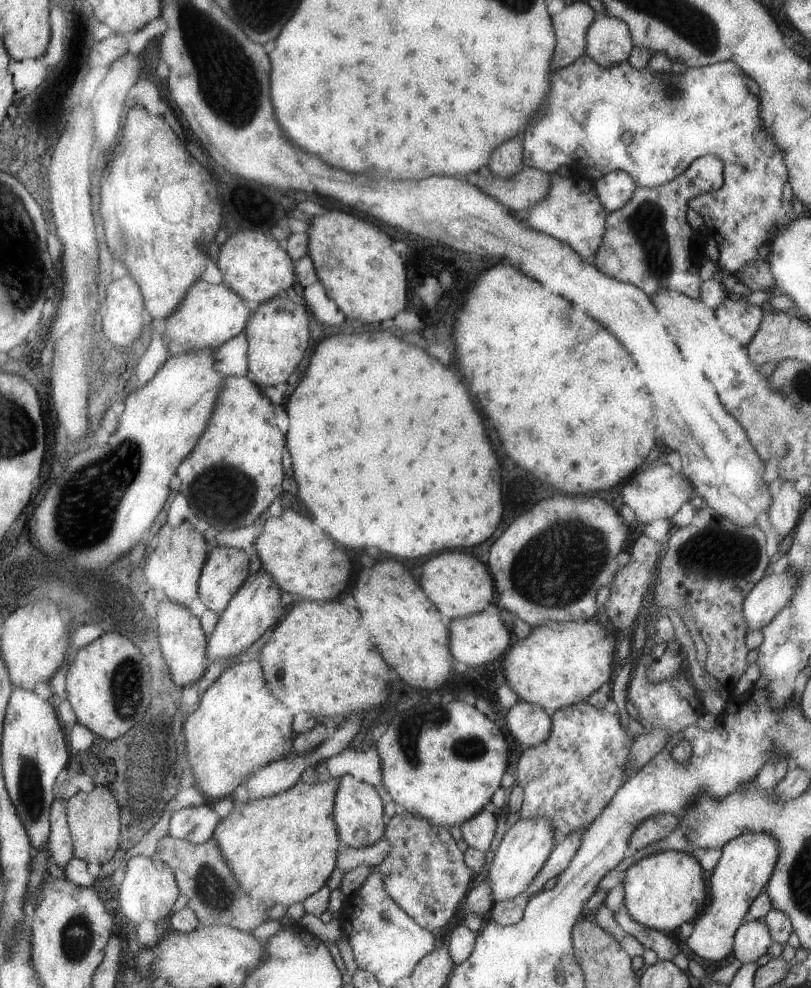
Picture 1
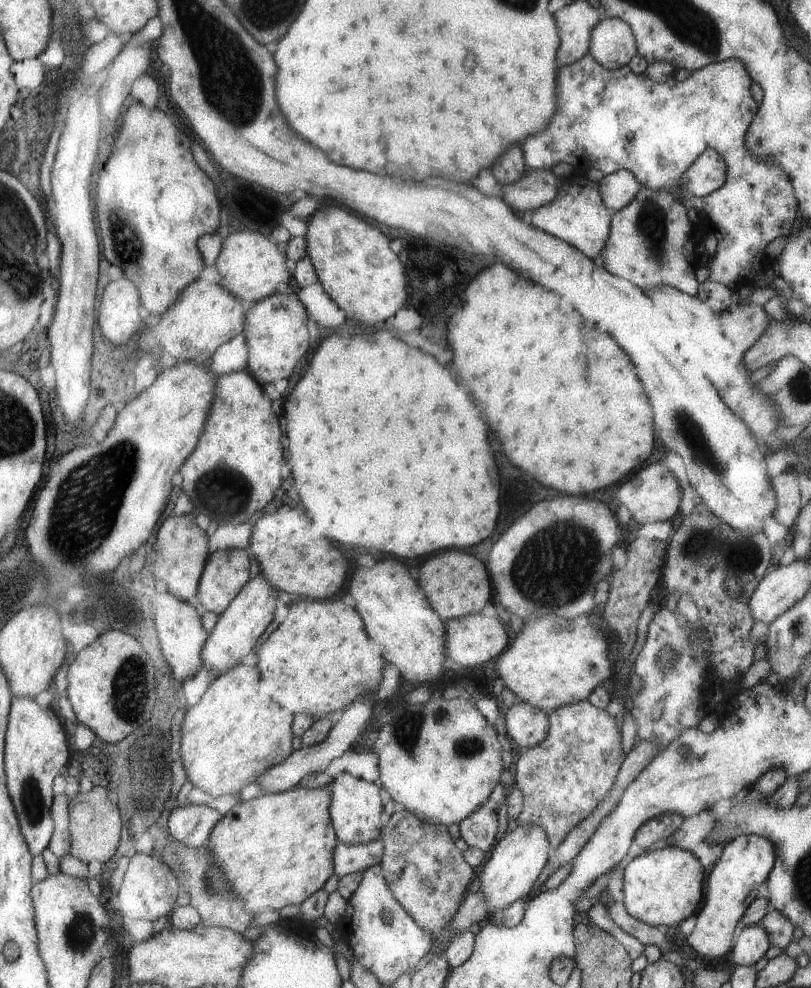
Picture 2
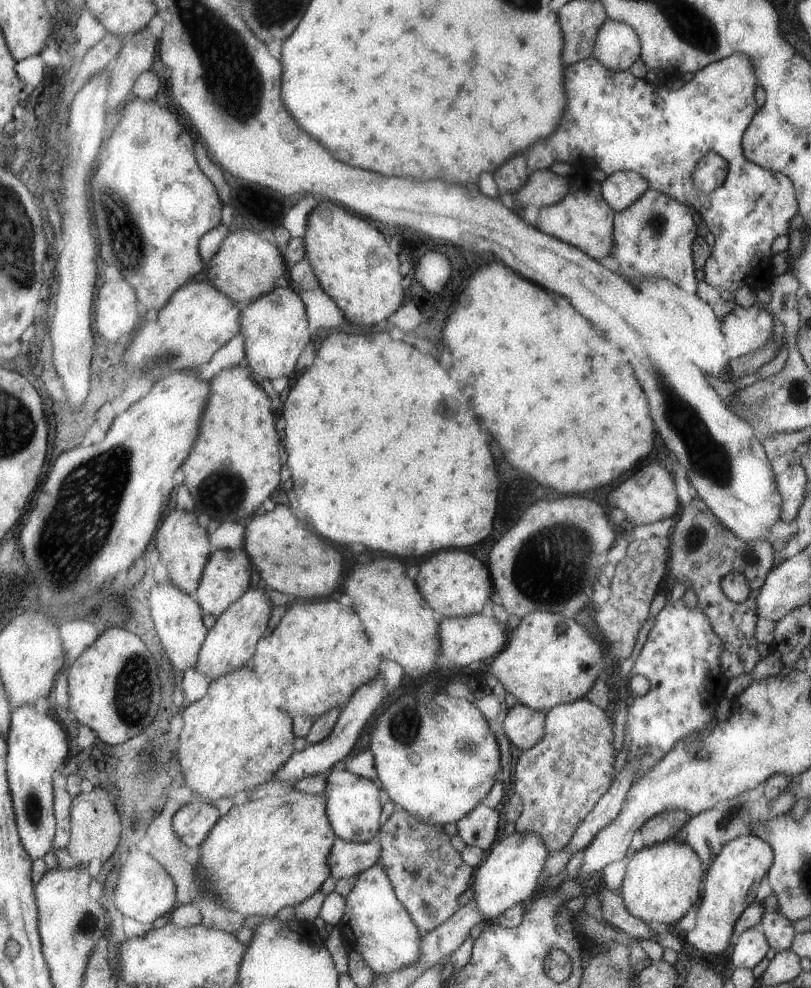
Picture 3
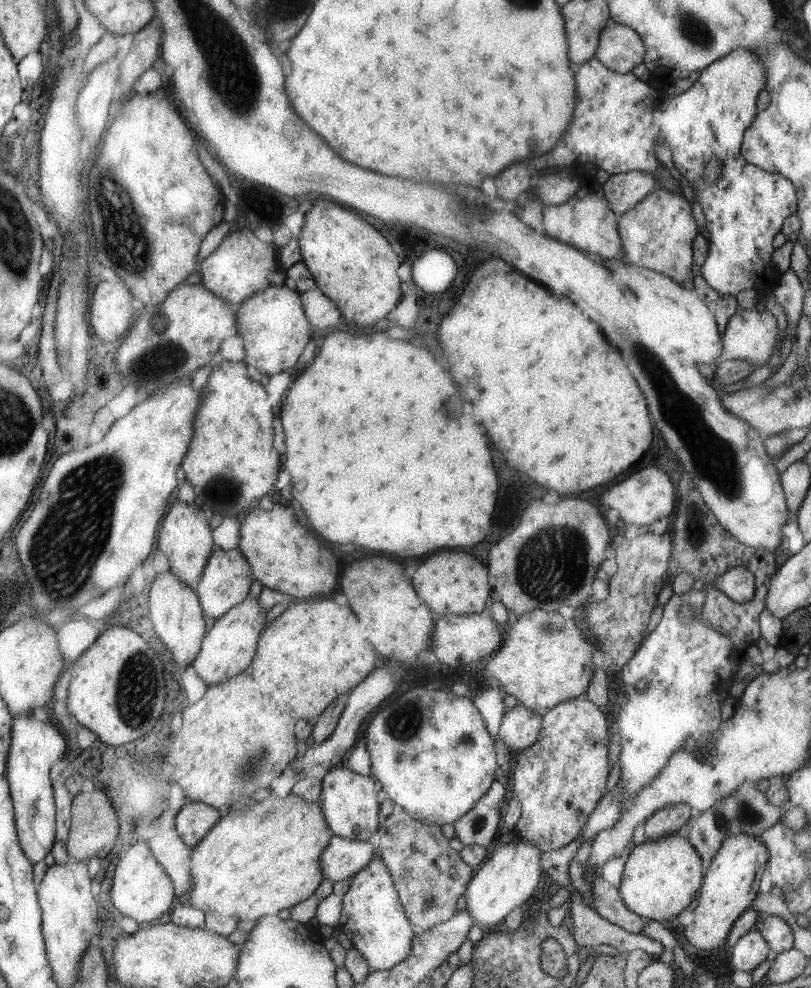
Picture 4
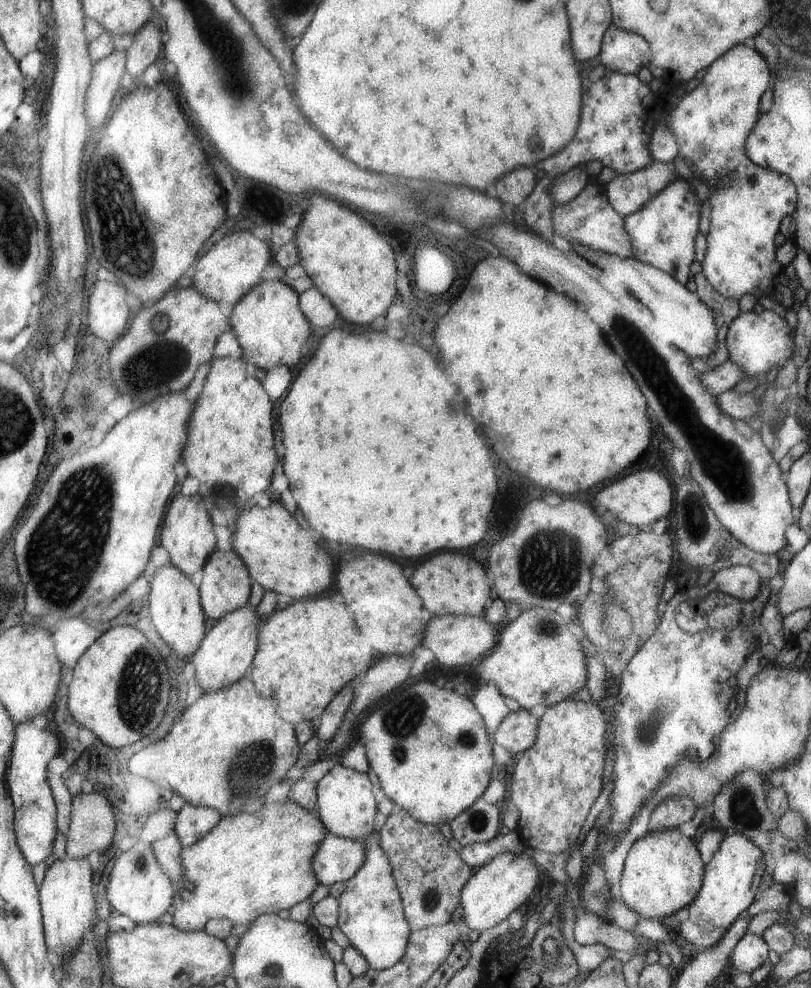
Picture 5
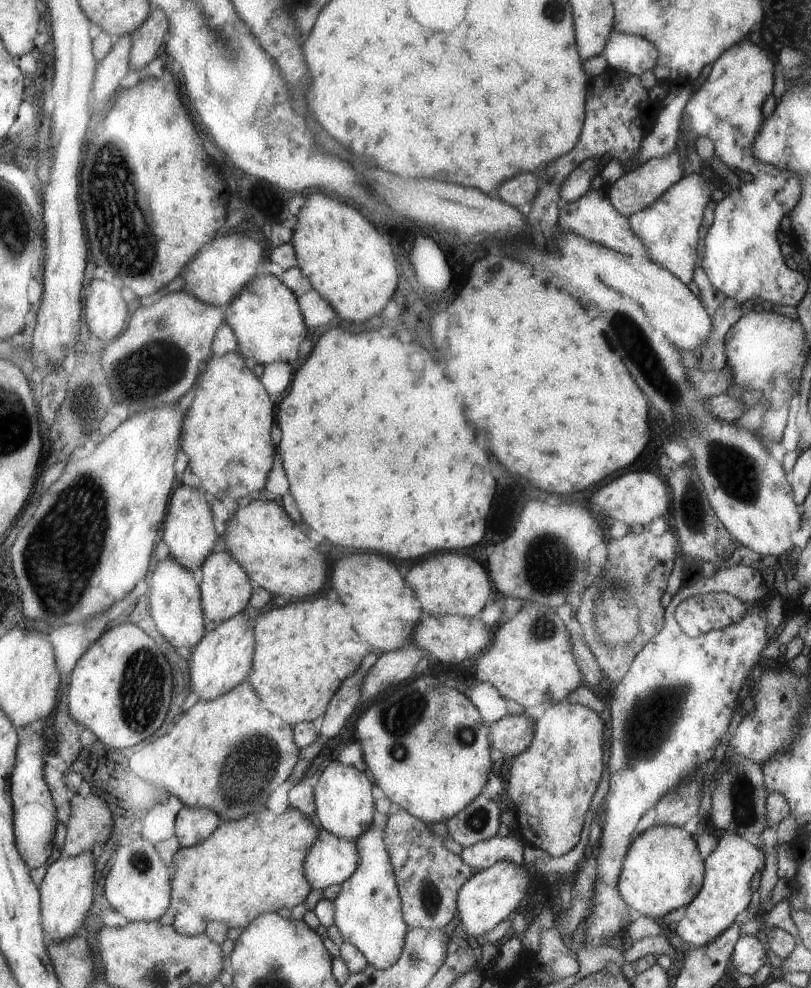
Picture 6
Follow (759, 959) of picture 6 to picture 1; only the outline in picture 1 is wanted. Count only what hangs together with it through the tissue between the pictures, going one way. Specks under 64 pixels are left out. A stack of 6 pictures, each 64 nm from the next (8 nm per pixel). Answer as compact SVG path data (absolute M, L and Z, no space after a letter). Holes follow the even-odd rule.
M745 920L735 932L735 942L733 942L735 960L739 960L741 964L751 964L759 956L767 954L771 942L773 942L771 934L763 924L763 920L755 920L755 922Z

